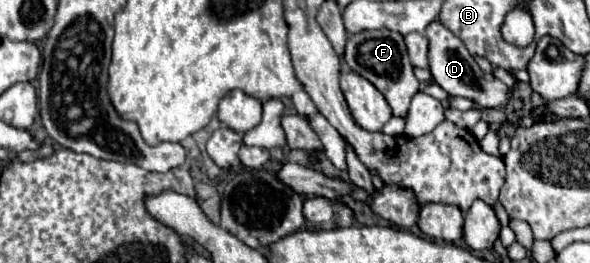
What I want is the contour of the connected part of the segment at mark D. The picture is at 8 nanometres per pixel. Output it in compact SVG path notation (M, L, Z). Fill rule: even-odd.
M434 21L426 27L424 31L426 39L428 39L428 63L430 63L430 71L432 71L432 79L452 97L460 95L466 99L472 99L474 103L478 103L480 107L504 107L508 97L510 97L510 89L498 81L494 75L484 73L476 59L468 53L466 45L450 31L446 29L440 21Z

